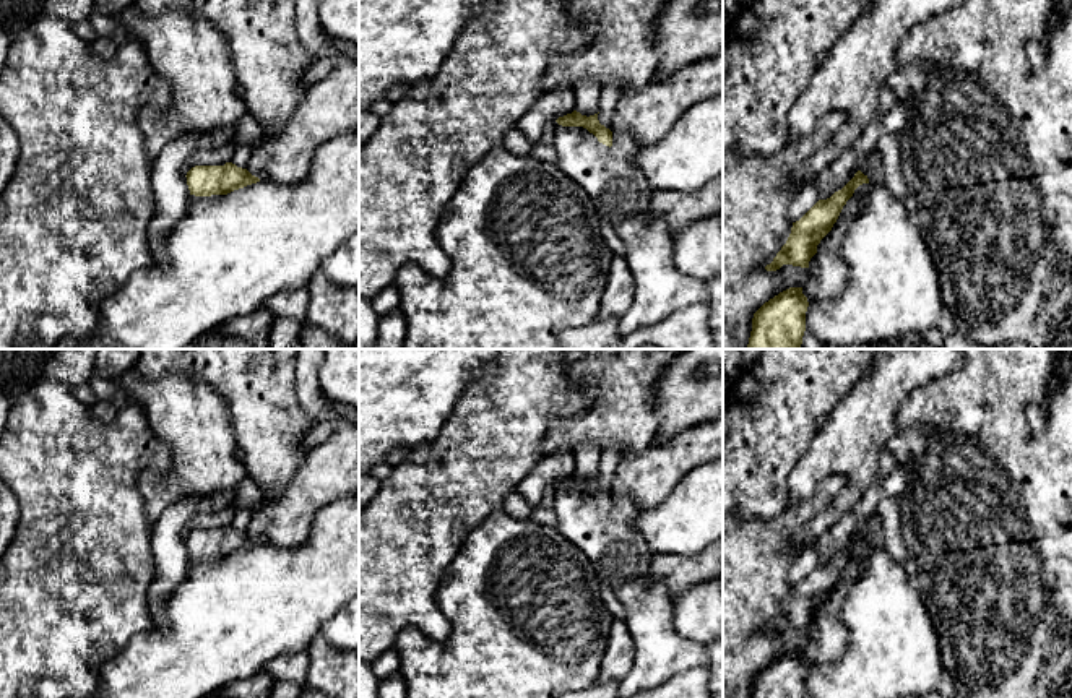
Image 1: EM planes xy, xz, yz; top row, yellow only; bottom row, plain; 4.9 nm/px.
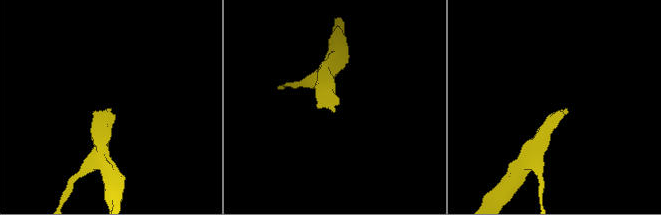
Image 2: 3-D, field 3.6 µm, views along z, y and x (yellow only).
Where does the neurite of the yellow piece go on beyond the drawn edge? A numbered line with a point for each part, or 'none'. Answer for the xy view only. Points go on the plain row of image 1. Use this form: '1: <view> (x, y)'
none

